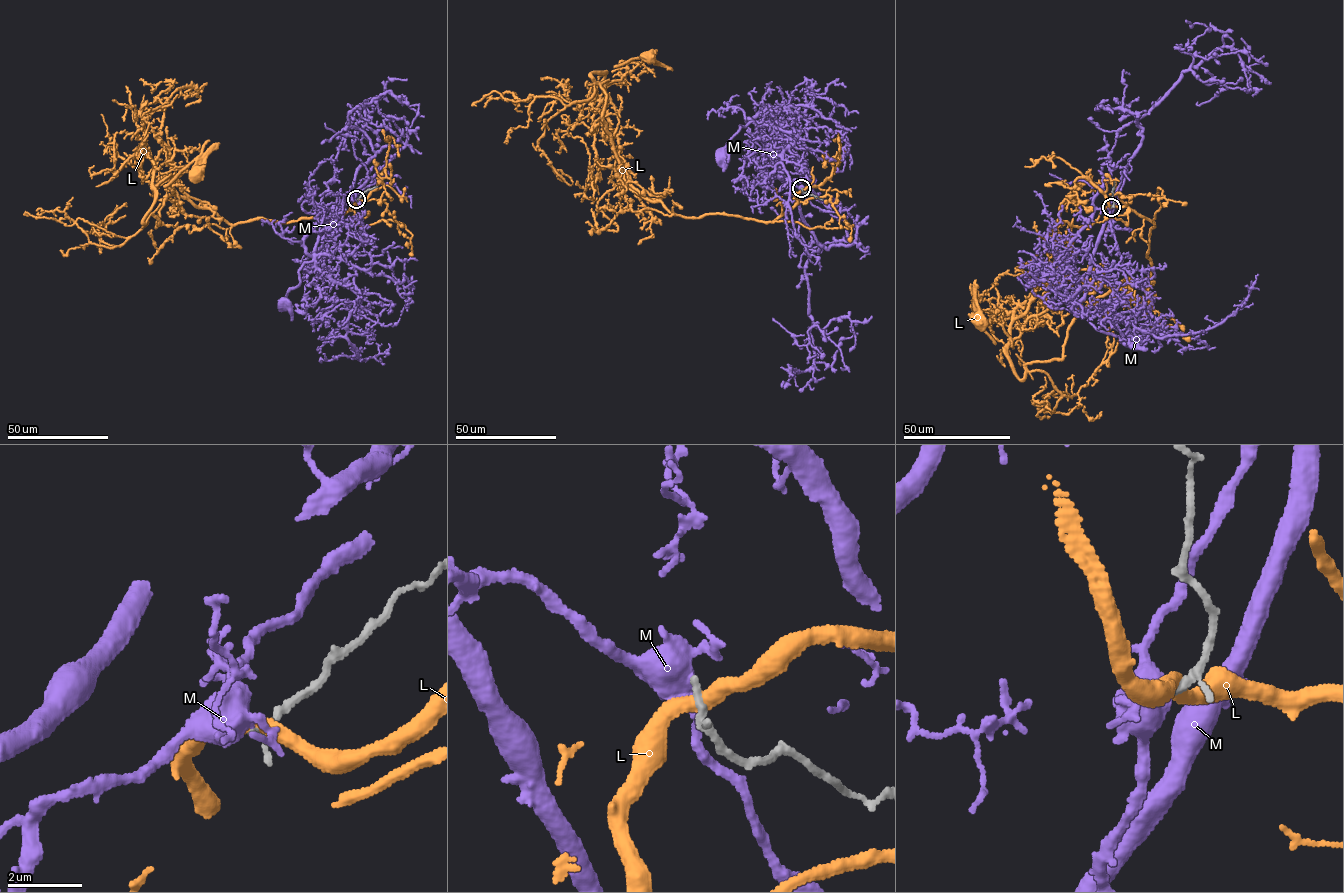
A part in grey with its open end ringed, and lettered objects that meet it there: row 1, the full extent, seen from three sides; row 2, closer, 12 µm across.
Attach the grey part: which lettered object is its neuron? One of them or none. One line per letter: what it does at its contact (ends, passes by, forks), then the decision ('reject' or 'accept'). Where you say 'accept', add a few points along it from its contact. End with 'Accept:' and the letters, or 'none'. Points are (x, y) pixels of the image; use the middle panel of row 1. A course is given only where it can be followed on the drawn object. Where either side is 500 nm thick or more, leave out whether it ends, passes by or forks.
L: it passes by | reject
M: it passes by | reject
Accept: none

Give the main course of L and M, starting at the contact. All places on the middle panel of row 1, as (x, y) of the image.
L: (802, 190), (798, 203), (763, 222), (675, 215), (629, 186), (604, 86), (621, 79), (620, 61), (648, 57)
M: (801, 188), (763, 171), (754, 157), (754, 122), (740, 125), (727, 144), (723, 156)

